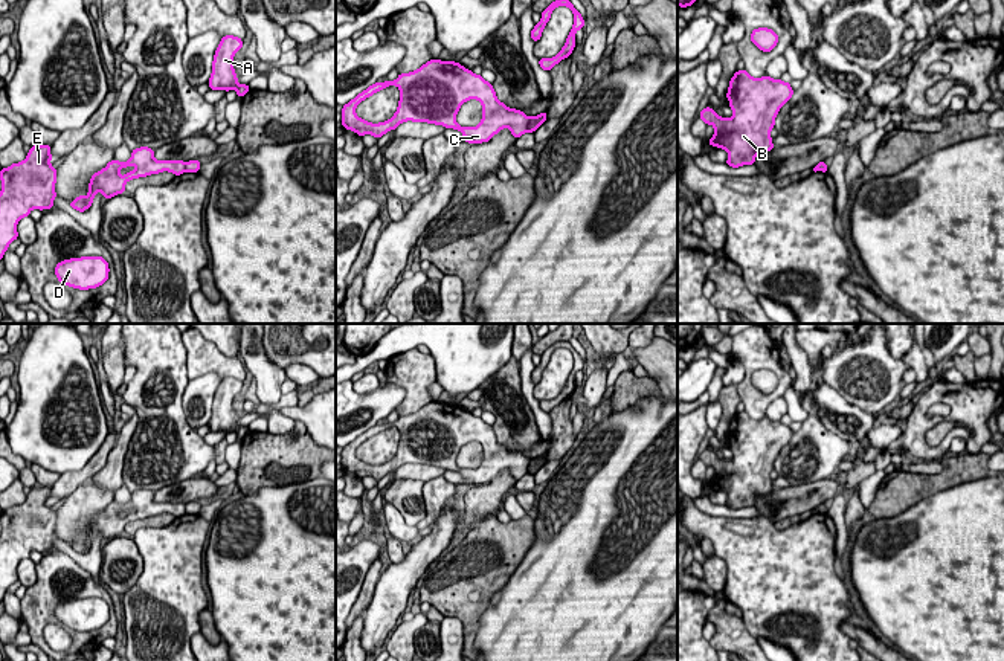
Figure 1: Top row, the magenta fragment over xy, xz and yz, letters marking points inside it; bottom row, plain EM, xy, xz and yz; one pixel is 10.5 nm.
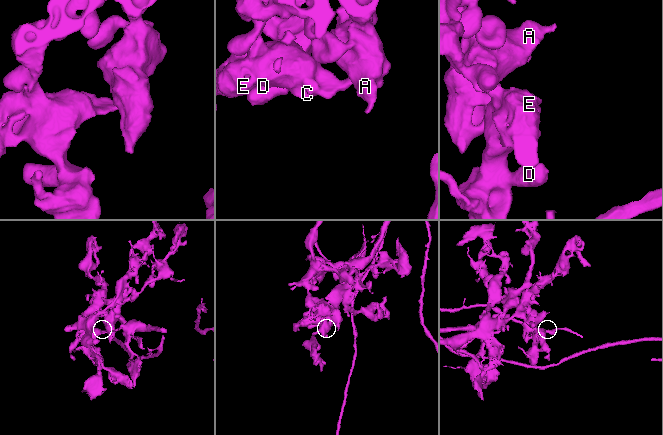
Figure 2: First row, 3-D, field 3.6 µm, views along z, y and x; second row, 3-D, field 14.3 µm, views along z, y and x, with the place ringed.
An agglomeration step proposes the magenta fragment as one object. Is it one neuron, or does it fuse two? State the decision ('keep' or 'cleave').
cleave

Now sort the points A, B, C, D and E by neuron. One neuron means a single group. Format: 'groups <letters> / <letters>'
groups A B / C D E

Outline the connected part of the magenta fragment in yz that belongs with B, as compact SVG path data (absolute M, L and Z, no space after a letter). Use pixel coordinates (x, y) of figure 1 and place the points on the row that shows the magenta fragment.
M745 69L734 73L726 98L732 110L731 118L720 118L713 108L705 107L699 118L714 127L708 139L711 147L728 151L726 165L739 168L754 165L755 156L771 151L771 130L780 108L792 98L793 90L781 79L751 76Z

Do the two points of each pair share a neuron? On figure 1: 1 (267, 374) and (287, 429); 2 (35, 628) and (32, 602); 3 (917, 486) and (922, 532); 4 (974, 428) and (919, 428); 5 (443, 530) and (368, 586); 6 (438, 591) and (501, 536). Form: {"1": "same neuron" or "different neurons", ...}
{"1": "same neuron", "2": "same neuron", "3": "different neurons", "4": "same neuron", "5": "different neurons", "6": "same neuron"}

